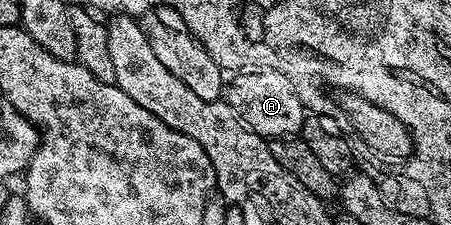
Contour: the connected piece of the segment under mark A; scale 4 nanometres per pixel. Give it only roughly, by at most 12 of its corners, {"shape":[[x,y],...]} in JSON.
{"shape":[[239,71],[225,101],[258,135],[301,133],[306,106],[290,78]]}

